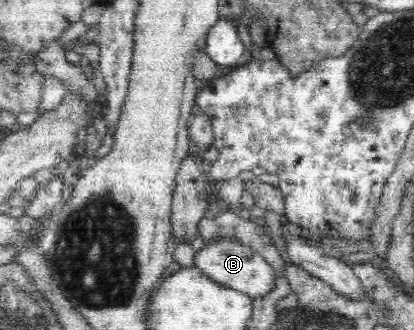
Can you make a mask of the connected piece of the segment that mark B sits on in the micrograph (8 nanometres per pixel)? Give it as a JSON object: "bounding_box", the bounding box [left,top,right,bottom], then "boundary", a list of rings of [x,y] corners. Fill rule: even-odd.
{"bounding_box":[192,237,276,298],"boundary":[[[223,237],[211,240],[197,251],[192,266],[198,268],[211,280],[227,288],[244,292],[253,298],[266,295],[274,287],[273,282],[276,278],[274,268],[267,264],[267,261],[258,252],[255,252],[254,248],[249,248],[235,239],[224,239]]]}

